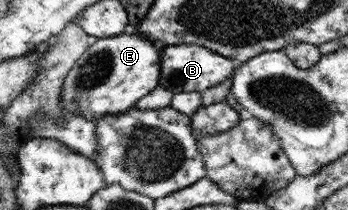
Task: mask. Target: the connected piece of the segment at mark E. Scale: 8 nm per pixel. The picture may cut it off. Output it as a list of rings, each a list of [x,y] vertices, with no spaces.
[[[132,29],[114,37],[100,38],[85,51],[71,67],[69,74],[64,78],[60,102],[62,108],[69,112],[80,112],[87,119],[95,120],[107,114],[126,113],[133,109],[139,100],[153,92],[160,84],[162,66],[162,47],[145,34],[138,34]]]

